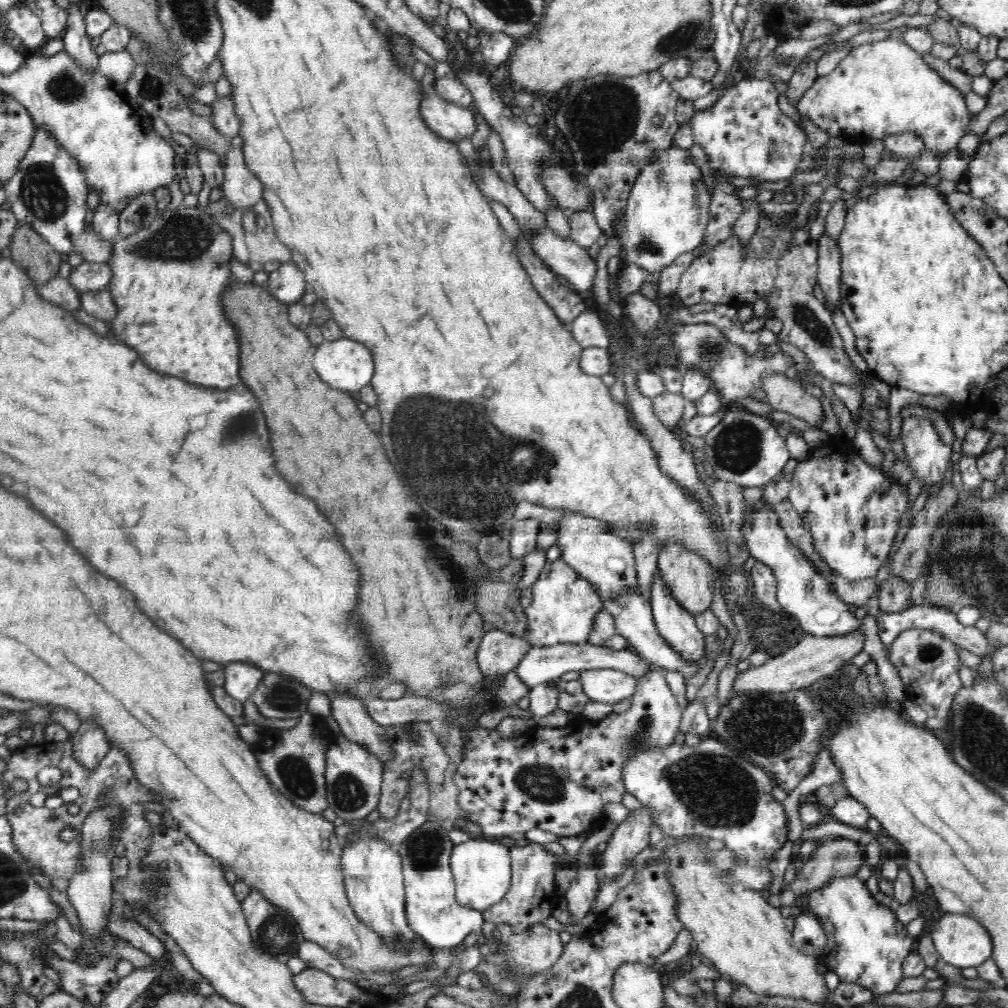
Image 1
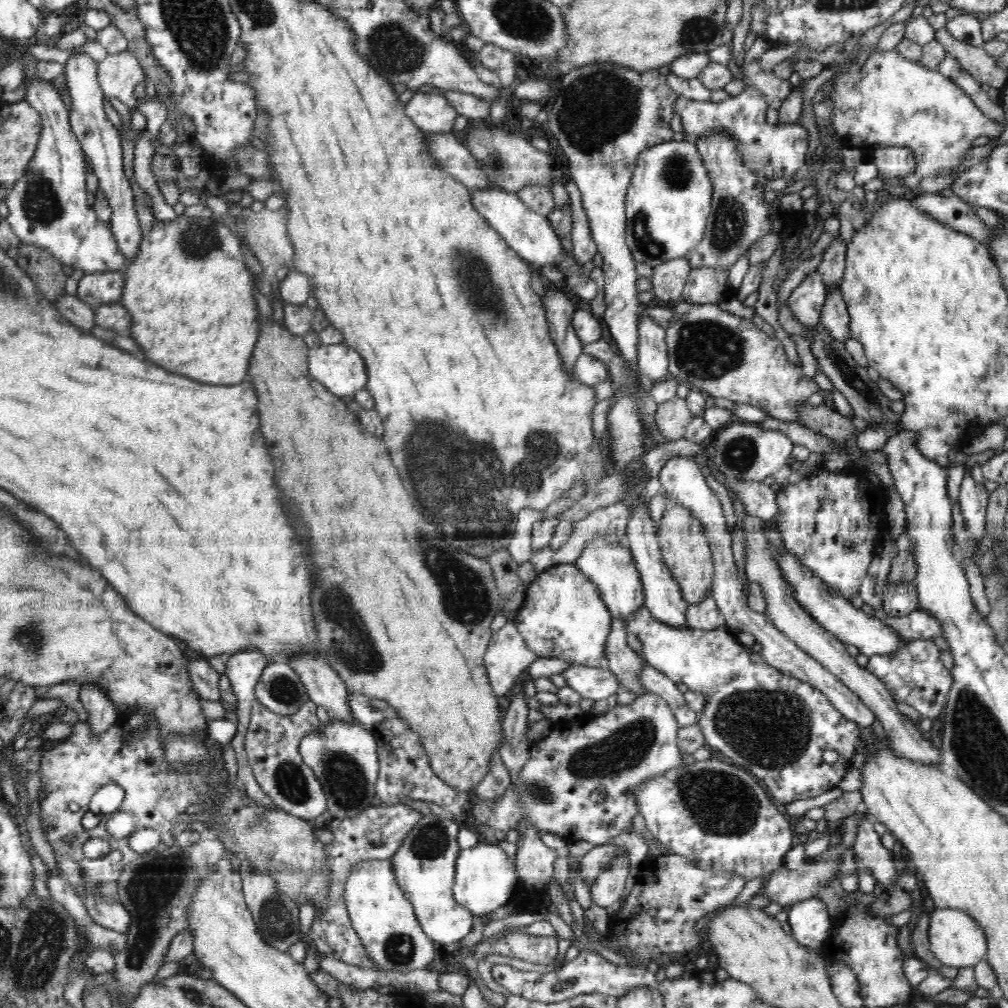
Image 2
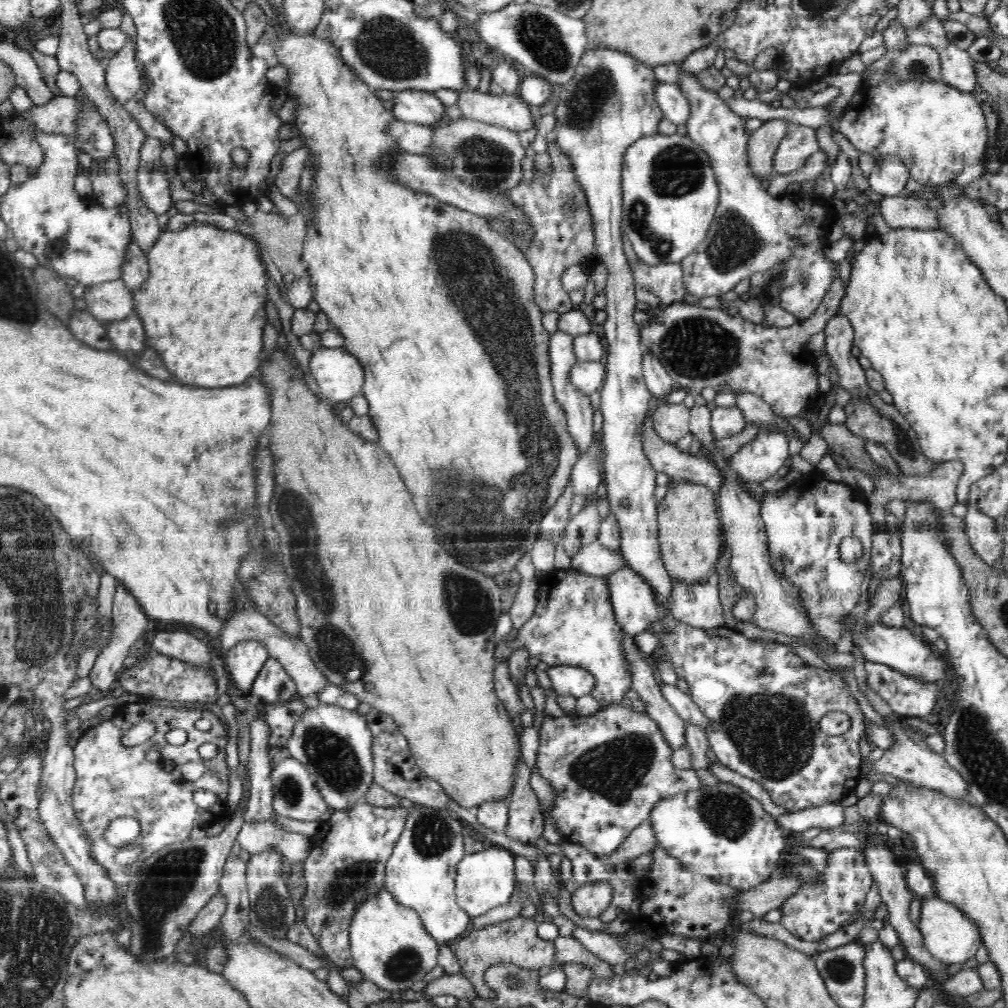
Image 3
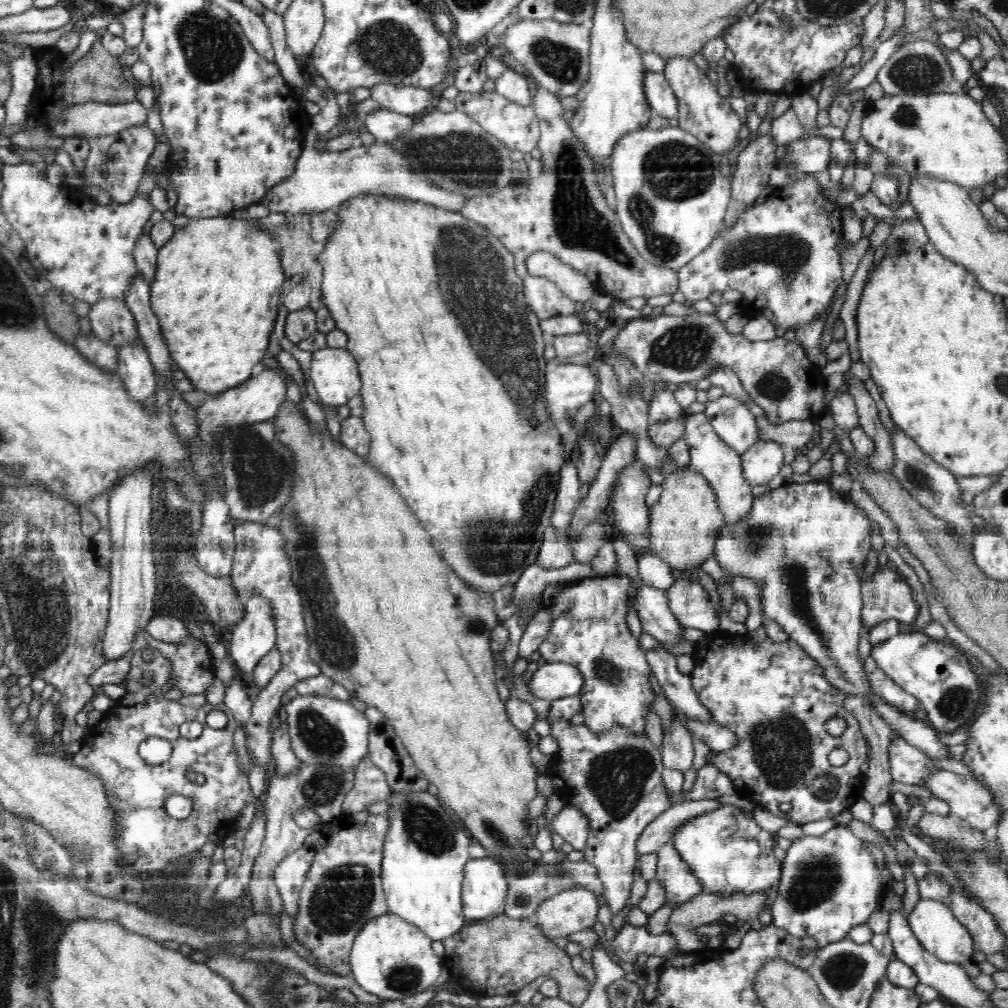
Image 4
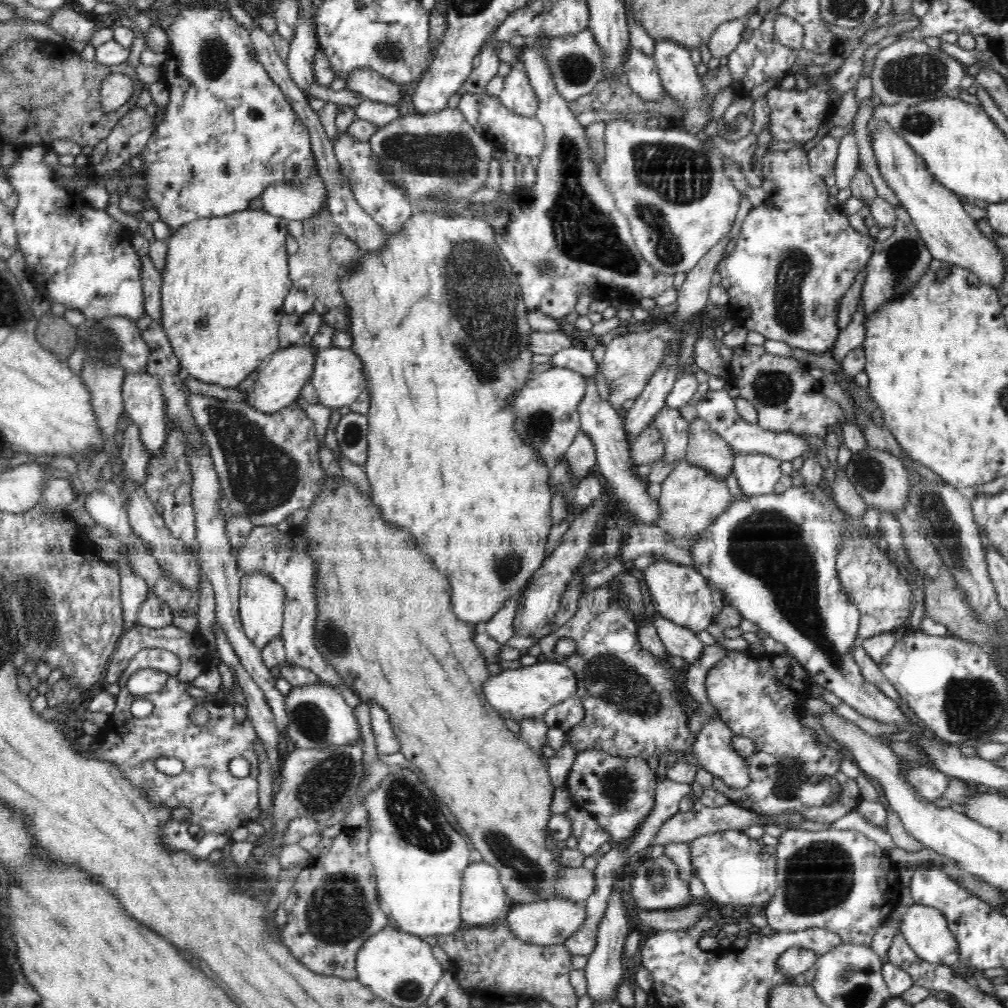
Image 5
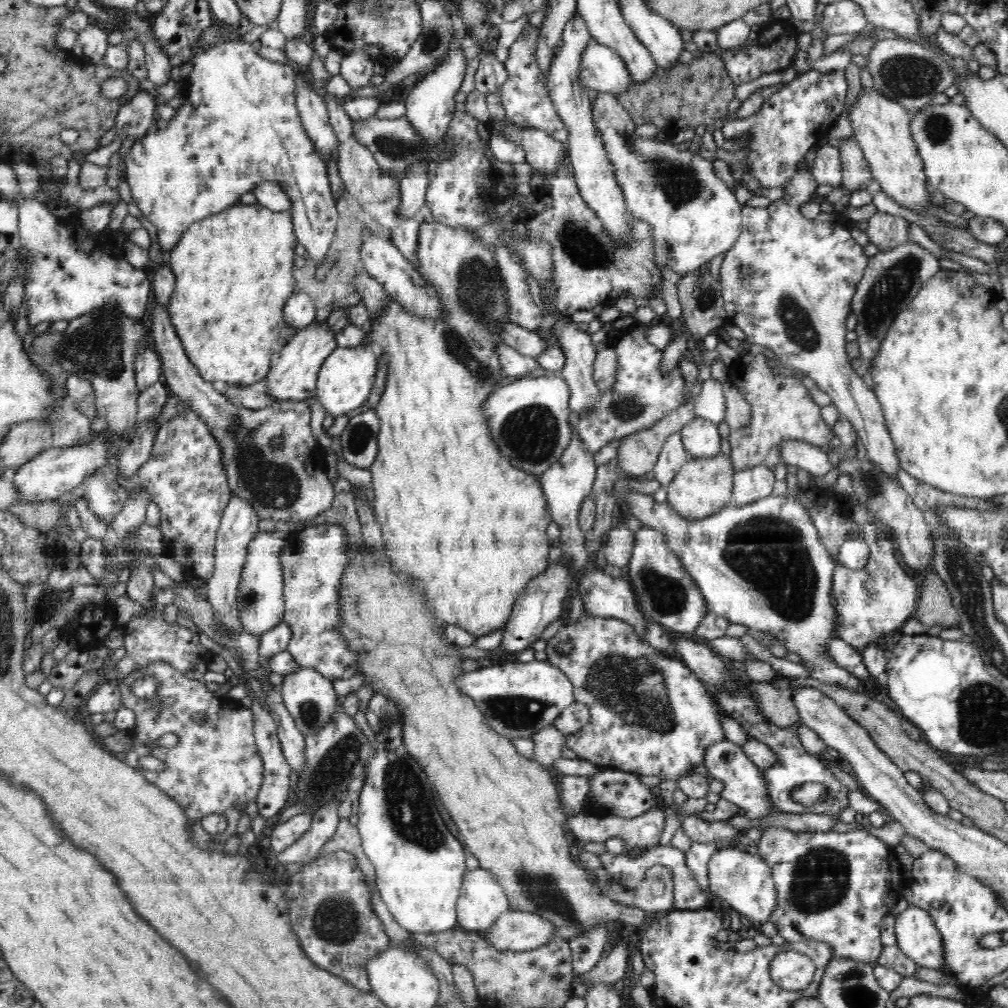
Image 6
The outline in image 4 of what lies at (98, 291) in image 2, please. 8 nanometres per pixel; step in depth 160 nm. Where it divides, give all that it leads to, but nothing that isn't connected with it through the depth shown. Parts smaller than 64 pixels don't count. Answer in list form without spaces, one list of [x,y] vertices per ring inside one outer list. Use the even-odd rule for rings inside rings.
[[[102,298],[91,305],[89,314],[91,332],[115,349],[134,342],[139,336],[135,316],[124,300]]]

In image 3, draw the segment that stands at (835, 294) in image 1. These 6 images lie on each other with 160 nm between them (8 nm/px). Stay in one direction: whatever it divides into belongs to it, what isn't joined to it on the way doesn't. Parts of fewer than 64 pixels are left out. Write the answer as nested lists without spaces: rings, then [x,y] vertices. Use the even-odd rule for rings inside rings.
[[[836,314],[824,328],[825,351],[831,358],[839,376],[839,384],[844,390],[856,395],[870,394],[870,385],[865,377],[865,369],[858,363],[858,358],[850,352],[853,346],[853,326],[847,316]]]

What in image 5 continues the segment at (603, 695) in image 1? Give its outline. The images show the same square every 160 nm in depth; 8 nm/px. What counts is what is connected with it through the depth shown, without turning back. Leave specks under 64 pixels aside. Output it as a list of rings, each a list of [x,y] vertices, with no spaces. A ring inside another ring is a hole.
[[[544,661],[532,666],[502,669],[498,674],[490,675],[484,683],[484,695],[489,705],[501,716],[510,720],[526,718],[544,718],[550,706],[556,706],[577,692],[577,675],[563,662]]]

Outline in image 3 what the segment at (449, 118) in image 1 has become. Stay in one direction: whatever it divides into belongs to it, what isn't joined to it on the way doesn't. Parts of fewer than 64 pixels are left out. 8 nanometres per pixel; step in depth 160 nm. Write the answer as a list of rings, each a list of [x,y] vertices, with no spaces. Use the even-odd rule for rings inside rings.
[[[423,90],[393,91],[392,112],[396,120],[435,126],[447,120],[446,106],[434,95]]]

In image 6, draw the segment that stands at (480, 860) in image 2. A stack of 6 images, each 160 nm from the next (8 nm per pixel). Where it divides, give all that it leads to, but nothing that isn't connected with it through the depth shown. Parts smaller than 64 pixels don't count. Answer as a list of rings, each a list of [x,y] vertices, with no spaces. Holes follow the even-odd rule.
[[[467,870],[456,904],[457,928],[484,932],[508,910],[507,895],[488,870]]]

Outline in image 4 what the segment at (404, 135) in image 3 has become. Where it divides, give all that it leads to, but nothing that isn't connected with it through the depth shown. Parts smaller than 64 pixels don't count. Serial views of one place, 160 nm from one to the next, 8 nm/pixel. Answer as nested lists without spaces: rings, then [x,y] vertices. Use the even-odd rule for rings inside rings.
[[[380,108],[365,114],[363,121],[368,134],[375,136],[378,142],[387,143],[406,132],[412,126],[414,117]]]

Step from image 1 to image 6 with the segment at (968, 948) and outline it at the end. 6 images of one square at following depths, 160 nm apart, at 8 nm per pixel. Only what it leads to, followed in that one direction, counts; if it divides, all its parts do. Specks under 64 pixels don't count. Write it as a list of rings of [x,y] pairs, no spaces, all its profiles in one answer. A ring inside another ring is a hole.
[[[909,906],[896,917],[897,945],[914,965],[938,969],[944,964],[942,935],[926,910]]]

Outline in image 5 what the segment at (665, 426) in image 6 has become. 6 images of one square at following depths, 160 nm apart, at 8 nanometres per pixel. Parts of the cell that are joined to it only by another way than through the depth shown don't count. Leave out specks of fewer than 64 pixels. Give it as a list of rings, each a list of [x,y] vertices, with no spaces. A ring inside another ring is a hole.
[[[648,427],[638,434],[638,438],[632,444],[629,444],[631,462],[634,466],[654,463],[663,458],[665,448],[661,433],[655,427]]]

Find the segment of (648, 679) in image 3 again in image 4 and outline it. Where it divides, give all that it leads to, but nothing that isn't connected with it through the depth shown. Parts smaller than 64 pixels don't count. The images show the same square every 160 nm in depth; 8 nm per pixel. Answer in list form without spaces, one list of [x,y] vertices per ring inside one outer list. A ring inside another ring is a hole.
[[[674,714],[671,727],[664,734],[660,748],[665,769],[688,772],[692,768],[692,760],[694,760],[692,738],[692,733],[684,723],[684,719]]]

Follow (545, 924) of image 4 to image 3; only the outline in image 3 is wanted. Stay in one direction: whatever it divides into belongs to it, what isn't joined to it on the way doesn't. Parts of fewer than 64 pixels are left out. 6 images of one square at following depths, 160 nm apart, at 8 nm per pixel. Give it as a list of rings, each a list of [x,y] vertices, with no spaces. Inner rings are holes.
[[[607,880],[583,884],[572,894],[572,908],[581,917],[599,917],[612,904],[612,888]]]

